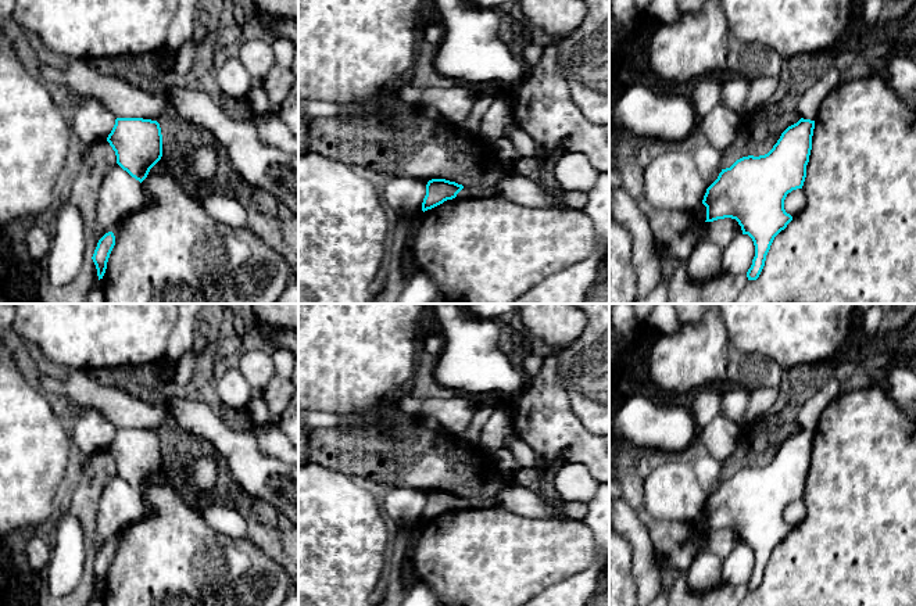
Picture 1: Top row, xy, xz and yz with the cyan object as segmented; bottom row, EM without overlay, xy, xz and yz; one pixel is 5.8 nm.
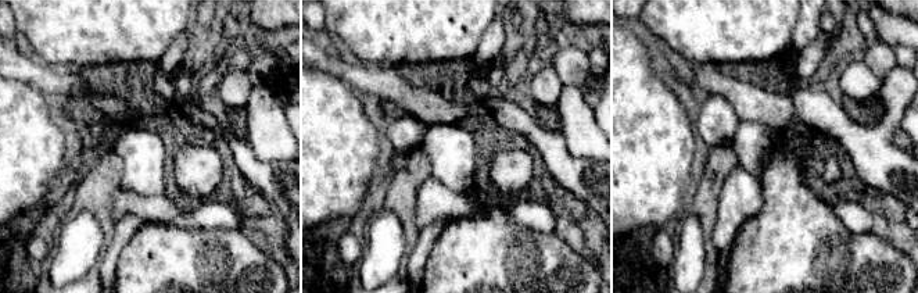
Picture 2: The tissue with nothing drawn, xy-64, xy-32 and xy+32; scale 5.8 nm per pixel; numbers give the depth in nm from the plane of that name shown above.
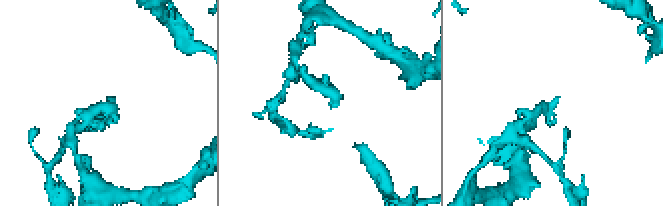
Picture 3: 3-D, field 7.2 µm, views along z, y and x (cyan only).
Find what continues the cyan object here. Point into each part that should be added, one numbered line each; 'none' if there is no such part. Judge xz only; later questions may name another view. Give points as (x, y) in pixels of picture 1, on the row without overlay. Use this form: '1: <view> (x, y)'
none

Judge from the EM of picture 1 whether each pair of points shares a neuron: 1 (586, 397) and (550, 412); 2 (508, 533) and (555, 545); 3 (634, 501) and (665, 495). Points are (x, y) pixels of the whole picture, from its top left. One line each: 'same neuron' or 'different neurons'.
1: different neurons
2: same neuron
3: different neurons

